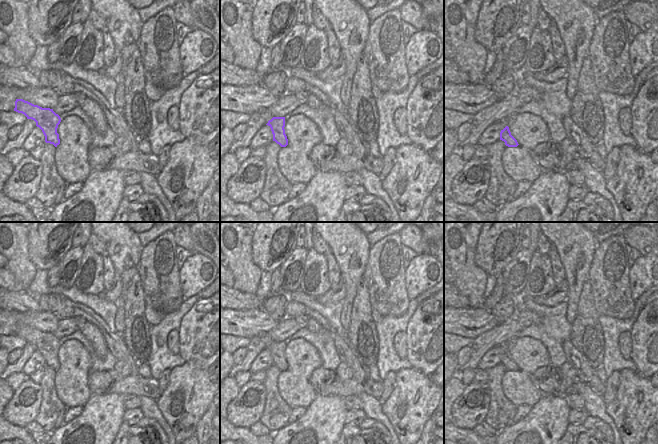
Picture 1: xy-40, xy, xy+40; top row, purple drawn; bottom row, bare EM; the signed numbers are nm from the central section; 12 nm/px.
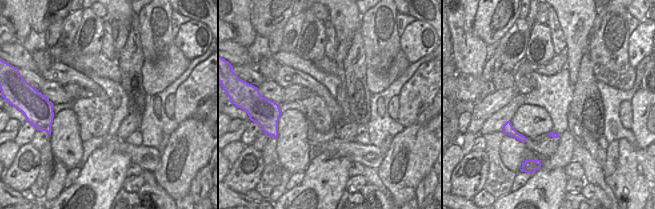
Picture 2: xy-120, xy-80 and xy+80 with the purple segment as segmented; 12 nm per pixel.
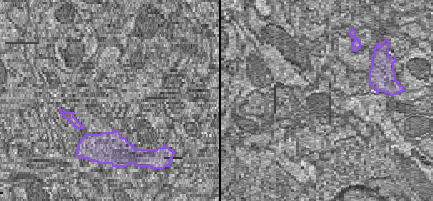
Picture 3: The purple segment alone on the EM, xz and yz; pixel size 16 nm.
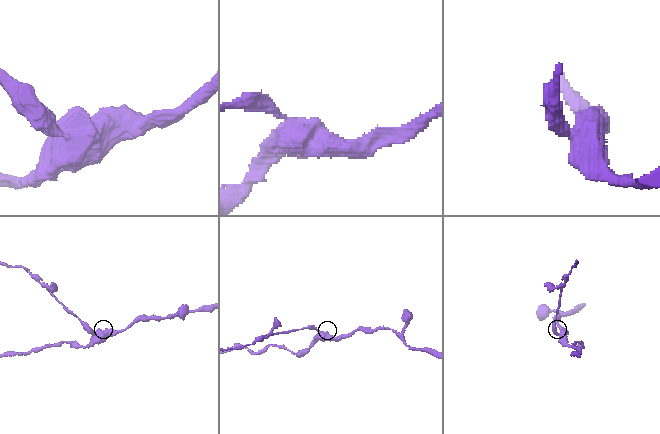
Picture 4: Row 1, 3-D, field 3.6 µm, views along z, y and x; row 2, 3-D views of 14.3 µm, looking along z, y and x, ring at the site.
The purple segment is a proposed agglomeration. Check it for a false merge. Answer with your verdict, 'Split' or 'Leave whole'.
Split.

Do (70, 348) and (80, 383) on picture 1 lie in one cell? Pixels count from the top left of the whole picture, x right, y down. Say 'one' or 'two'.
one

